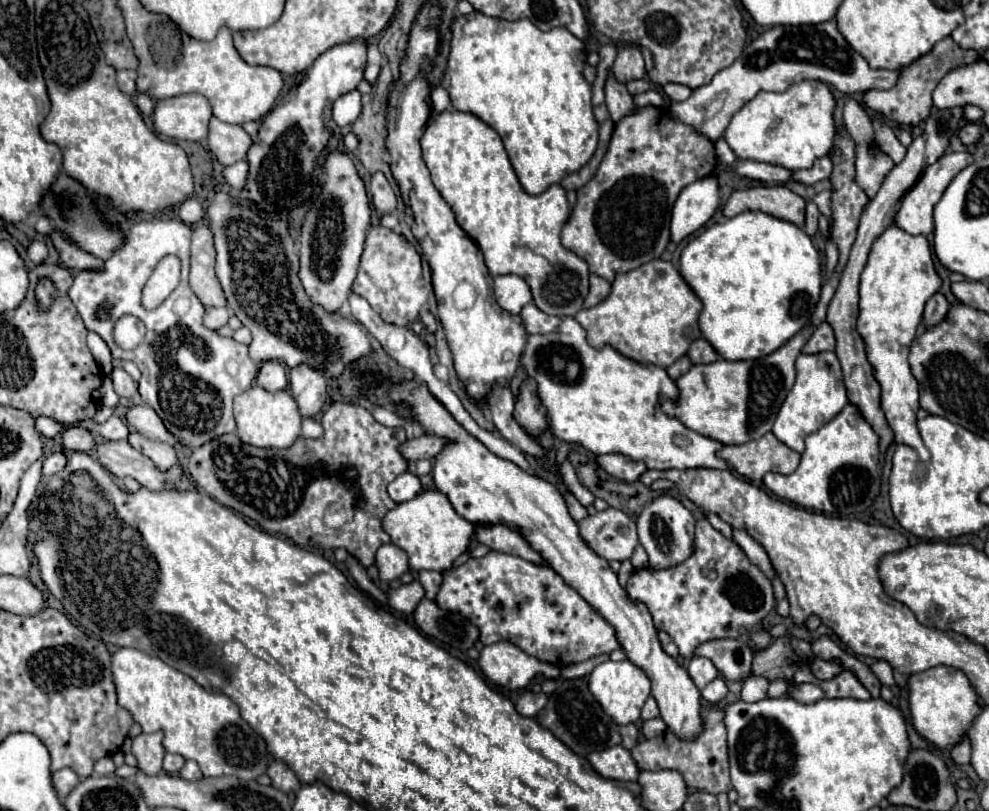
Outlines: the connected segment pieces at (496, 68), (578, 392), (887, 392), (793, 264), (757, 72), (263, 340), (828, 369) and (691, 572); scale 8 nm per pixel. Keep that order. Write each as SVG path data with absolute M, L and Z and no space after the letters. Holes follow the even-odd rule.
M472 12L468 16L458 16L452 26L452 48L442 86L450 90L456 110L478 116L500 134L514 172L528 194L542 194L564 176L580 170L596 150L598 124L592 114L592 90L582 76L582 54L584 42L566 28L542 32L528 18L508 22Z
M562 318L558 330L550 334L528 336L522 368L536 382L536 394L546 410L552 434L566 444L582 446L592 454L622 454L642 460L654 470L728 468L716 456L716 450L722 448L720 442L700 436L676 418L662 414L660 402L678 396L678 388L664 368L624 358L608 344L600 350L592 348L586 342L584 328L574 318Z
M892 224L874 244L860 280L860 316L856 330L866 344L868 362L874 368L874 378L882 390L882 410L890 428L894 430L896 444L916 448L920 462L926 464L930 452L922 444L916 428L918 382L908 366L910 344L922 320L926 300L940 290L940 276L934 270L930 244L924 236L912 236Z
M742 212L722 224L706 228L680 256L680 274L692 292L702 300L700 330L724 360L754 360L778 350L814 314L820 298L820 254L810 236L792 222L778 220L764 212Z
M834 20L818 26L774 26L768 32L760 34L756 40L752 40L744 48L744 54L726 70L720 70L710 84L696 88L692 96L684 102L672 102L670 114L674 120L706 136L710 142L716 142L718 138L722 138L732 116L762 90L784 92L792 82L812 78L830 84L844 94L854 92L864 94L868 90L892 88L898 82L900 72L902 68L898 70L870 68L868 62L848 46L848 42L838 32ZM710 106L714 106L716 112L710 118L706 118Z
M222 190L214 194L210 206L206 208L206 220L208 220L208 228L214 234L216 278L228 300L226 306L232 308L234 314L240 318L240 322L252 332L250 358L256 364L268 362L268 360L284 362L288 368L306 364L324 374L328 372L332 380L338 380L346 366L350 366L352 362L358 362L360 358L368 356L374 350L370 336L354 318L344 318L338 312L328 312L320 304L314 304L310 300L310 296L306 294L298 278L300 260L298 260L292 234L284 220L262 218L258 216L254 206L248 206L248 202L234 204L230 202L230 196Z
M834 352L800 354L796 358L796 382L778 410L776 422L772 426L772 434L788 448L796 452L804 452L804 438L816 432L818 428L822 428L826 422L830 422L846 404L848 404L848 396L836 354Z
M700 518L696 522L694 550L684 562L662 570L654 568L634 570L626 584L626 592L632 600L646 604L646 608L654 618L656 630L664 630L674 640L674 644L680 650L680 656L684 658L692 658L696 646L702 642L714 638L740 638L742 634L748 634L776 606L772 582L764 576L764 572L756 564L748 560L744 550L734 540L714 530L706 518Z

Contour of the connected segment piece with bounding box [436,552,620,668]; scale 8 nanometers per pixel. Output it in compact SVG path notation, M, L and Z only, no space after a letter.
M488 552L482 558L470 558L456 570L446 570L436 604L442 610L468 616L480 628L482 644L506 640L540 662L558 668L620 648L614 626L568 586L558 572L504 552Z

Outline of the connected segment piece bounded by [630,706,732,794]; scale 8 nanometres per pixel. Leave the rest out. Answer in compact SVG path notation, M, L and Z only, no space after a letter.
M708 706L704 708L704 732L694 742L682 742L670 732L658 738L642 740L630 750L636 766L640 770L676 770L682 774L688 788L704 790L710 794L730 792L730 772L728 772L728 748L726 748L726 726L722 722L722 710Z

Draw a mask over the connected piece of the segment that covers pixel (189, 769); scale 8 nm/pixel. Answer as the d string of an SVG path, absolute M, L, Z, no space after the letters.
M188 760L188 762L184 764L184 768L180 770L180 776L182 776L184 780L198 780L198 778L202 778L202 772L200 772L200 768L198 768L196 762Z

